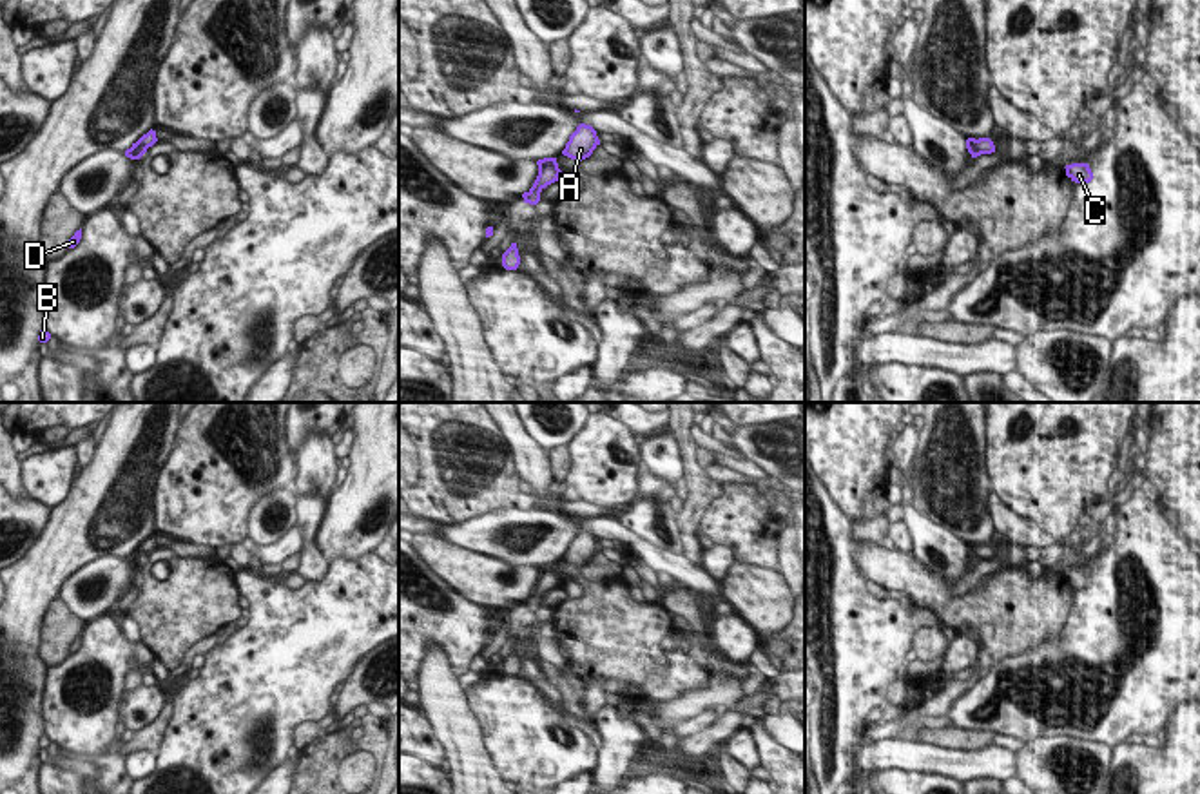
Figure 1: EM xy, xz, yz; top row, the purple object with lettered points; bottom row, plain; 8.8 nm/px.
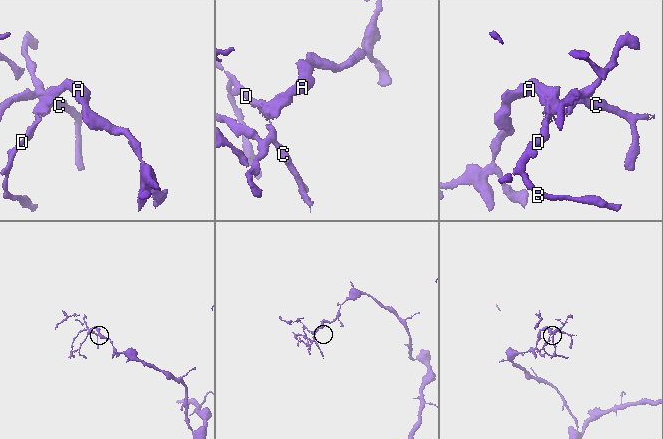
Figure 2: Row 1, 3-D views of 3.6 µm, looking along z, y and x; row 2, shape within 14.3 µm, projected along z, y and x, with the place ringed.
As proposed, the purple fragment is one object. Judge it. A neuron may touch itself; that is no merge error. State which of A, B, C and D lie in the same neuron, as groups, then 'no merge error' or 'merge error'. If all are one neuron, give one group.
A / B C D; merge error

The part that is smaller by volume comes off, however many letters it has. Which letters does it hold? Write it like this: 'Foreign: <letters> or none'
Foreign: B, C, D

